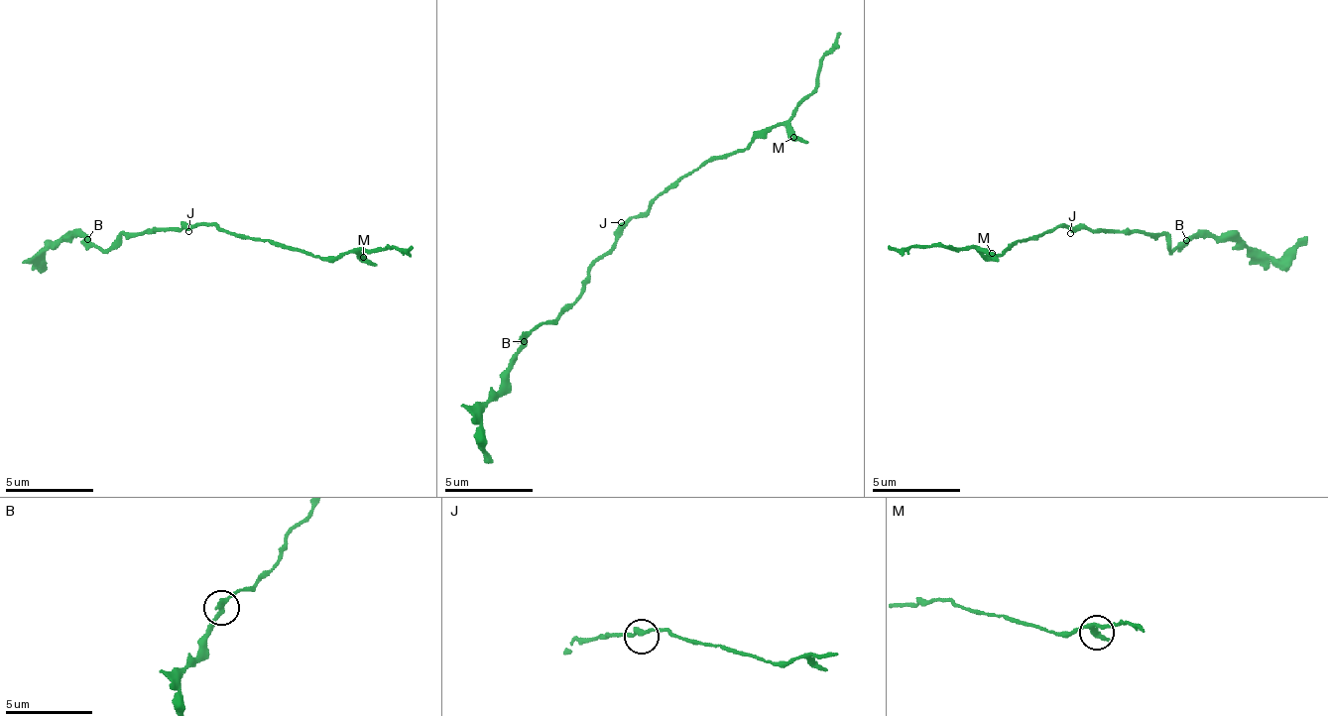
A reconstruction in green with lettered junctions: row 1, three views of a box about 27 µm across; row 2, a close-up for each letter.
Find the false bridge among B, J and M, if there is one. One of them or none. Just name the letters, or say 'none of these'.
B

